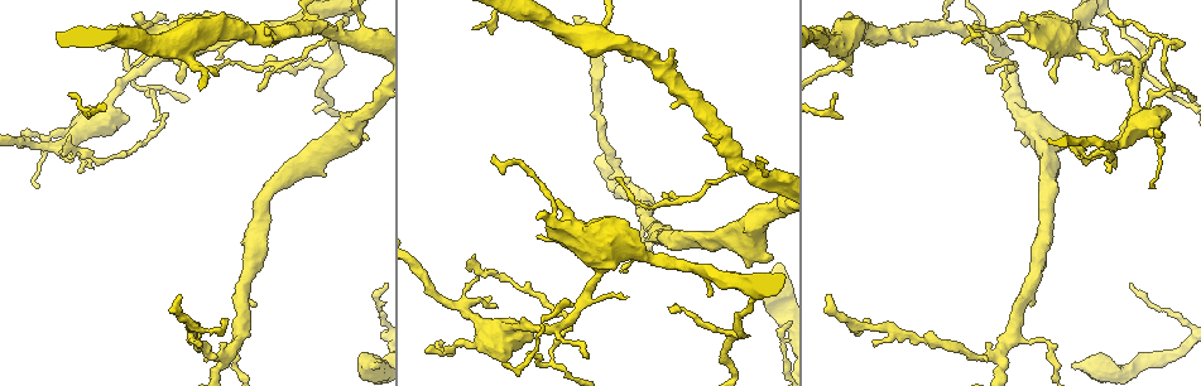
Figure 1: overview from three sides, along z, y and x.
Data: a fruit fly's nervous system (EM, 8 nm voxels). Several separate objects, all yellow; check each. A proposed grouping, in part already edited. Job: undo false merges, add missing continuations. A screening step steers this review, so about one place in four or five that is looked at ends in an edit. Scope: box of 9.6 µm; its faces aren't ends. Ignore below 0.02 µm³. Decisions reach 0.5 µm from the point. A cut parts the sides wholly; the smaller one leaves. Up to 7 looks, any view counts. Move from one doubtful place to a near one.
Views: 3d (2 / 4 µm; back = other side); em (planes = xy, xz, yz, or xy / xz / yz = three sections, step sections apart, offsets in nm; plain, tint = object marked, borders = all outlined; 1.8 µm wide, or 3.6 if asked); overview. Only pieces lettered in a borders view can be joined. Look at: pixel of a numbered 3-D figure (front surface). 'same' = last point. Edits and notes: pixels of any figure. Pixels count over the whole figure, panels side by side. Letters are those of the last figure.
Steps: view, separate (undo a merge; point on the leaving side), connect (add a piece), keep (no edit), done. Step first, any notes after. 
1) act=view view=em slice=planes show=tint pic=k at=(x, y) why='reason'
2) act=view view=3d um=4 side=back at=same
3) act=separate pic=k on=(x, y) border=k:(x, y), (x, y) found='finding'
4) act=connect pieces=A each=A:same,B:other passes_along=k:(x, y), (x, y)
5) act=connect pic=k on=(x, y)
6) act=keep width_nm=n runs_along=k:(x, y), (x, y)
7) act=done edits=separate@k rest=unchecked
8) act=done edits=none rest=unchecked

act=view view=em um=3.6 slice=planes show=borders pic=1 at=(1072, 365) why='an open end'

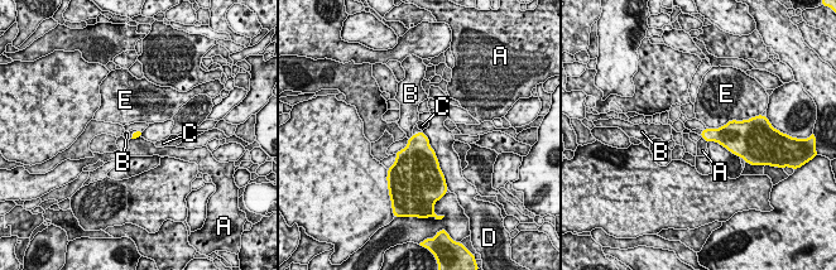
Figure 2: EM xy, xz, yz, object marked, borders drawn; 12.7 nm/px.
act=connect pieces=B each=A:other,B:same,C:other,D:other,E:other found='the cell continues'

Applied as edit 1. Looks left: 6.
act=view view=overview why='redraw'

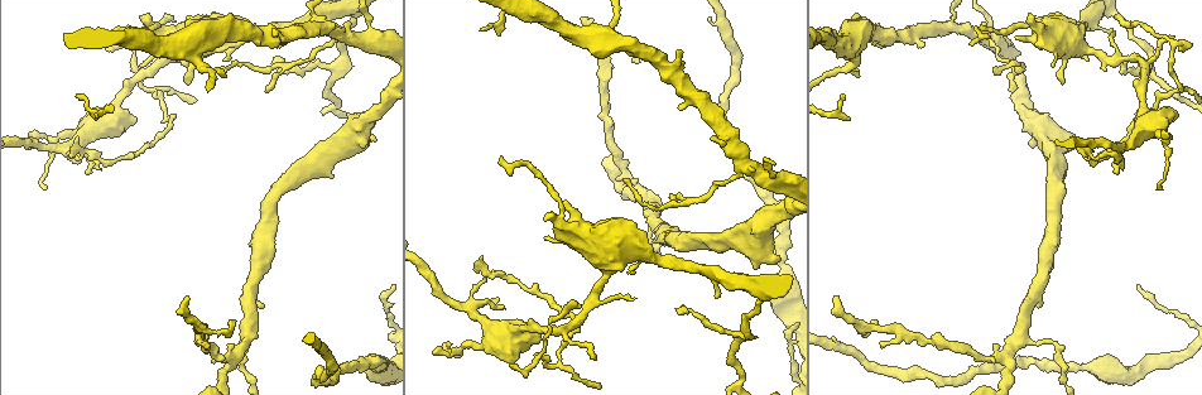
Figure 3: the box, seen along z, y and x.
act=view view=3d um=2 pic=3 at=(1110, 28) why='free end'

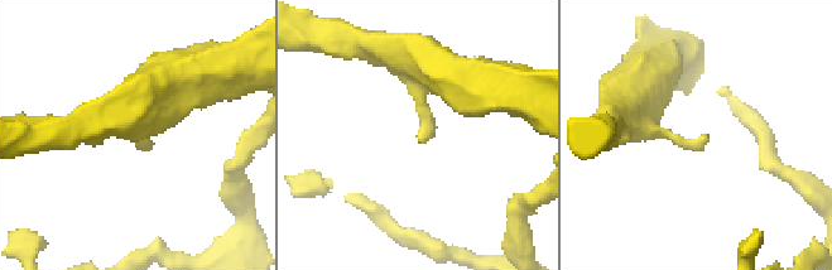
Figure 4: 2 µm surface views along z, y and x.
act=view view=em um=3.6 slice=planes show=borders pic=4 at=(697, 139)

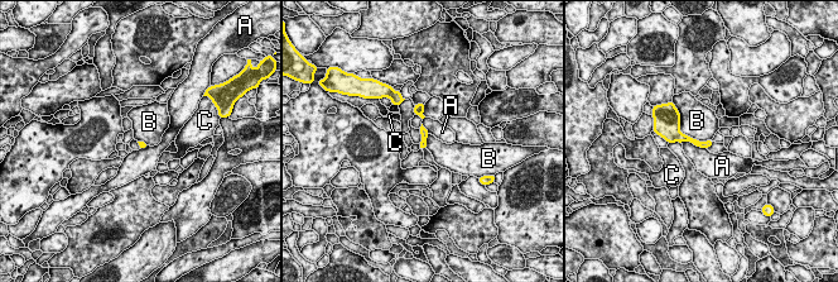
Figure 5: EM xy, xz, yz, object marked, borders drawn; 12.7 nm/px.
act=keep each=A:other,B:other,C:other border=5:(677, 109), (683, 133), (711, 139) found='none of them fits'

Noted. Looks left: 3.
act=view view=3d um=2 side=back pic=3 at=(1093, 157) why='sudden change in width'

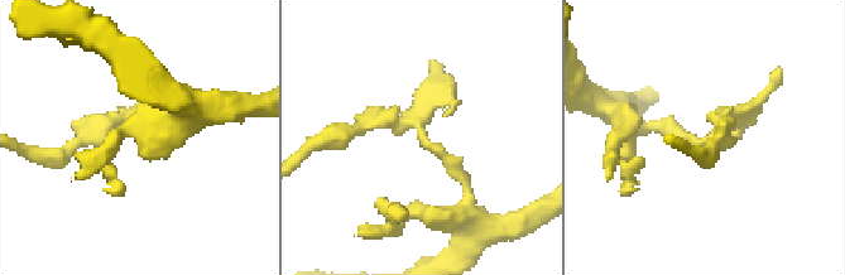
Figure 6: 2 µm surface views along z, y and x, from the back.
act=view view=em um=3.6 slice=planes show=borders pic=6 at=(714, 132)

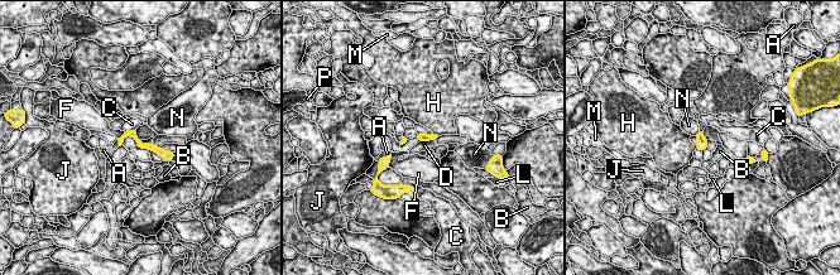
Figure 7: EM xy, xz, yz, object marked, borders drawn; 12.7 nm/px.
act=separate pic=7 on=(701, 145) each=A:other,B:other,C:other,D:other,F:other,H:other,J:other,L:other,M:other,N:other,P:other border=7:(699, 140), (705, 141) found='two cells meet here'

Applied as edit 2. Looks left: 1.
act=done edits=connect@2,separate@7 rest=unchecked

